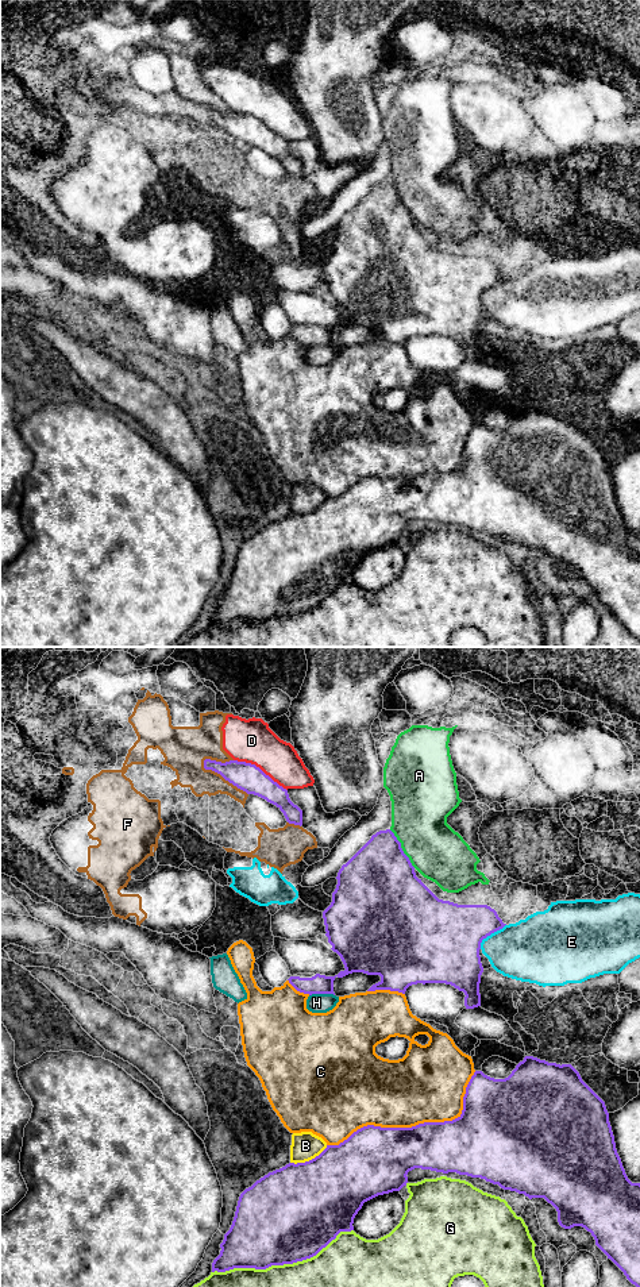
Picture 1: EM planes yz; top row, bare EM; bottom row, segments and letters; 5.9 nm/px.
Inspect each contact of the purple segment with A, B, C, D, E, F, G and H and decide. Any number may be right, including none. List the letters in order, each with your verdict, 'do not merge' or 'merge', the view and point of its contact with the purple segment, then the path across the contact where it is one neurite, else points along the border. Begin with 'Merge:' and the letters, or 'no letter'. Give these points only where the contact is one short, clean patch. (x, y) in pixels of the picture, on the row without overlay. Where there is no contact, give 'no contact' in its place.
Merge: no letter
A: do not merge; contact yz (401, 200)
B: do not merge; contact yz (309, 512)
C: do not merge; contact yz (416, 477)
D: do not merge; contact yz (259, 120)
E: do not merge; contact yz (489, 286)
F: do not merge; contact yz (223, 128)
G: do not merge; contact yz (282, 616)
H: do not merge; contact yz (322, 345); border yz (334, 346), (309, 347)

